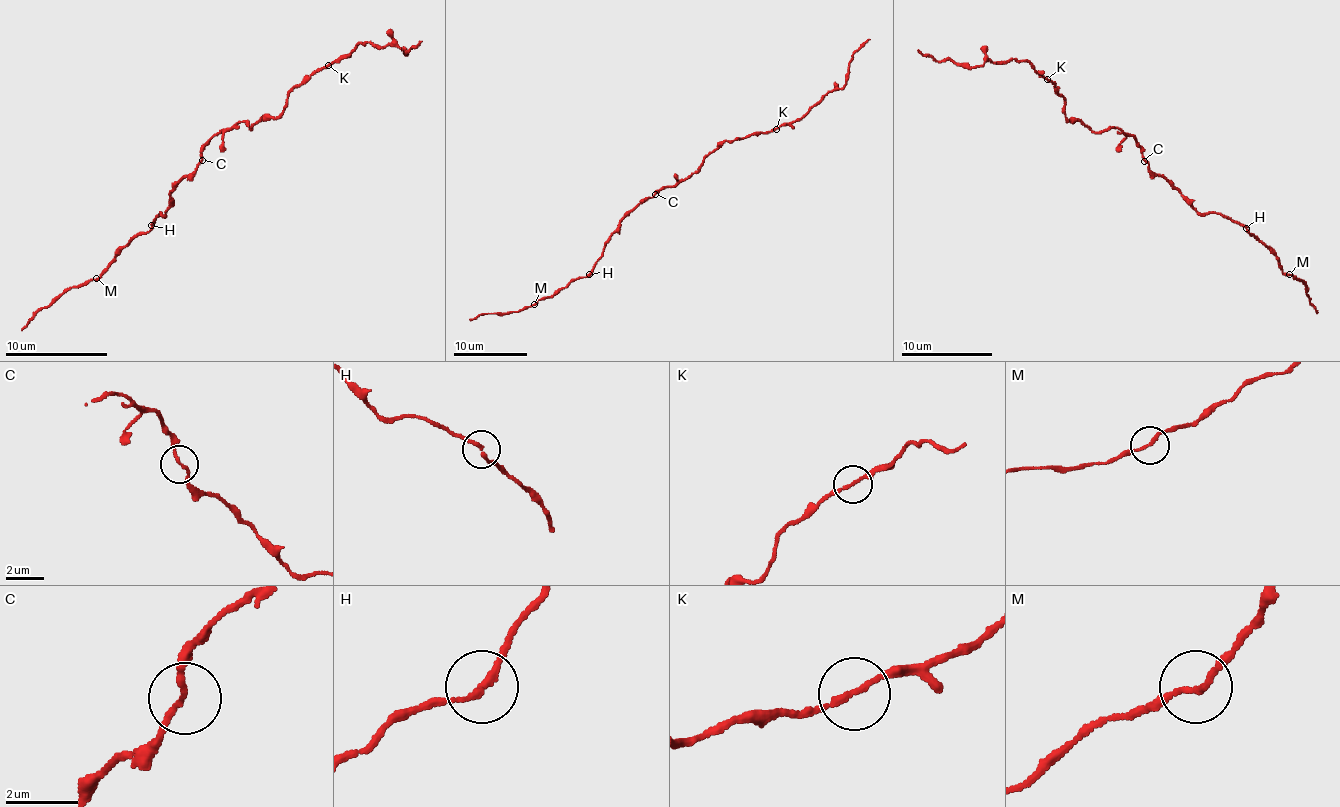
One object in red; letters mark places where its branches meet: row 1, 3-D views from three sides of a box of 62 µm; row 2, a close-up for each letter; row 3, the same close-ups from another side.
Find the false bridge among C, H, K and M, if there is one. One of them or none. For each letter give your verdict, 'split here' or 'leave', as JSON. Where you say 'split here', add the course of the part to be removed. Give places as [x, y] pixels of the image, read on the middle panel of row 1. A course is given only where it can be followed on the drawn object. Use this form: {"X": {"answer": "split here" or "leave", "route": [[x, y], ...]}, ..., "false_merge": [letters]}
{"C": {"answer": "leave"}, "H": {"answer": "leave"}, "K": {"answer": "leave"}, "M": {"answer": "leave"}, "false_merge": []}

